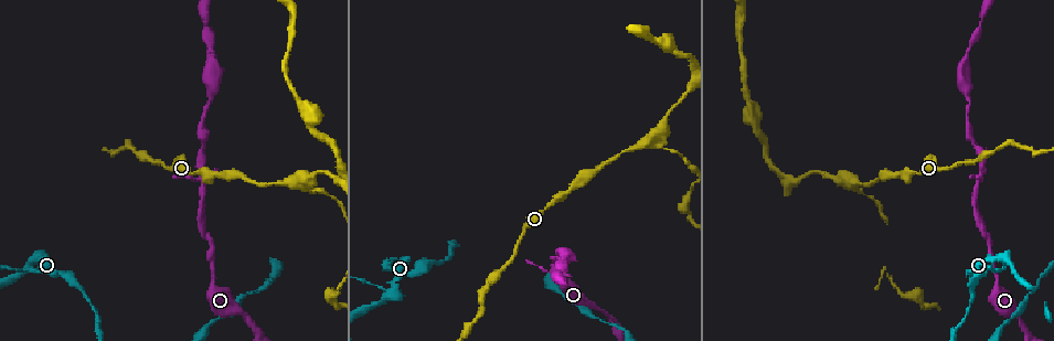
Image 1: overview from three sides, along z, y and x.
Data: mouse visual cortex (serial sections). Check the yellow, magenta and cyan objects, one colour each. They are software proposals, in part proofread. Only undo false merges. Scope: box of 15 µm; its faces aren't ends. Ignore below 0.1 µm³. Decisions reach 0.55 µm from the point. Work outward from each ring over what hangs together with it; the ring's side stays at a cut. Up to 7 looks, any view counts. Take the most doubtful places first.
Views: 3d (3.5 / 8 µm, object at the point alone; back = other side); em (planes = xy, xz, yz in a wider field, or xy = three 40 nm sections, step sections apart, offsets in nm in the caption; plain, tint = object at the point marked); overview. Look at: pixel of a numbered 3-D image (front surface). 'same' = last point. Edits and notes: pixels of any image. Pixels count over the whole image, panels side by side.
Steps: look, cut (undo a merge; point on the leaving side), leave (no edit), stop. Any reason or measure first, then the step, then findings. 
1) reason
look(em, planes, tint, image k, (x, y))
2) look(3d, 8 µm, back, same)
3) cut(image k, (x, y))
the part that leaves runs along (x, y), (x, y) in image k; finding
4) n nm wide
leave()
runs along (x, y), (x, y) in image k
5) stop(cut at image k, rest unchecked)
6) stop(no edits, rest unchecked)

a fork
look(3d, 3.5 µm, image 1, (1001, 260))

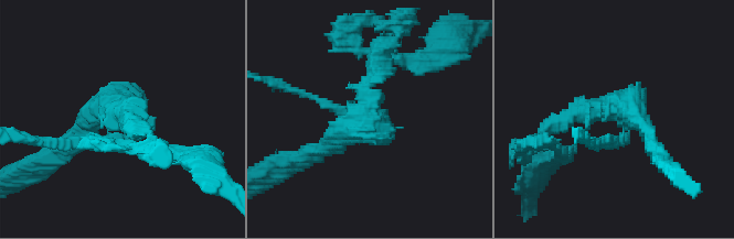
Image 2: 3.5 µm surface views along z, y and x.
shape alone is not enough
look(em, planes, tint, image 2, (358, 121))

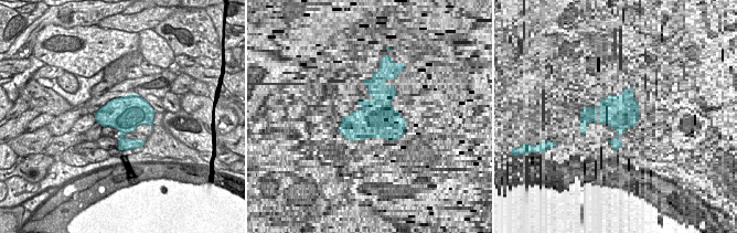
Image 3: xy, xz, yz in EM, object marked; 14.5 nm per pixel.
500 nm wide
leave()
runs along (380, 60), (363, 119), (309, 155) in image 2; one cell here

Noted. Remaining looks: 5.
a narrow waist
look(3d, 8 µm, back, image 1, (980, 173))

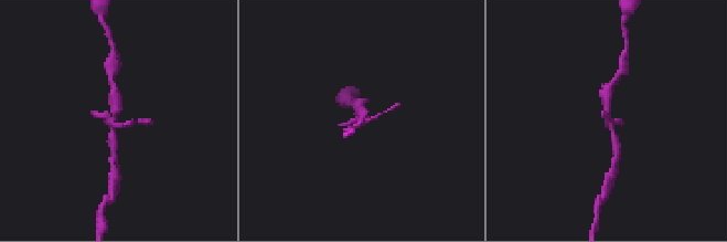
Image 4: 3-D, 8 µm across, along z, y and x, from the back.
look(3d, 3.5 µm, image 4, (609, 118))

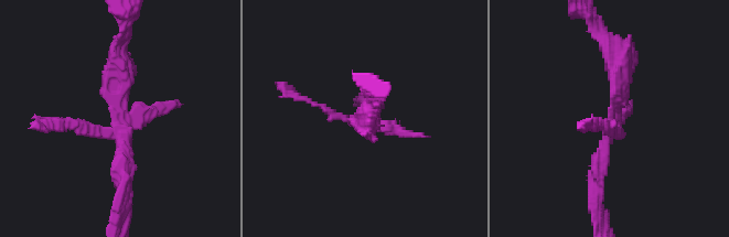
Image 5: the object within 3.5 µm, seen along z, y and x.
look(em, xy, step 2, tint, image 5, (120, 112))

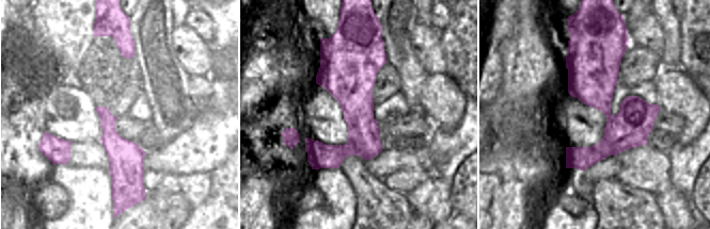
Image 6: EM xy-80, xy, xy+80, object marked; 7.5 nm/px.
leave()
runs along (98, 109), (139, 185) in image 6; one cell here

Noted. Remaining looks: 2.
sudden change in width
look(3d, 3.5 µm, back, image 1, (858, 193))

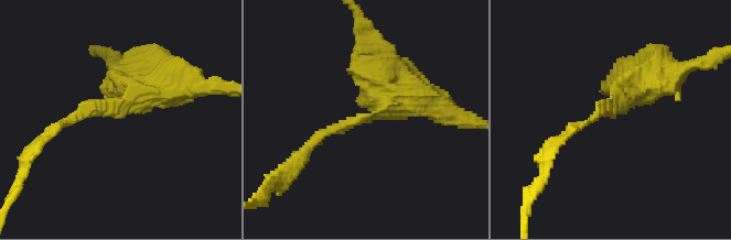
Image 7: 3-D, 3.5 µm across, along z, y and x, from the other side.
arms of 150, 400 nm
look(em, xy, step 2, tint, image 7, (609, 111))

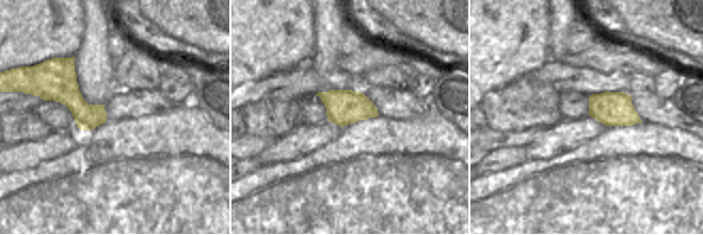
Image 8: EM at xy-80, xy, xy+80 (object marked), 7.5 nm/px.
260 nm wide
leave()
runs along (419, 96), (328, 129), (300, 157) in image 7; one cell here

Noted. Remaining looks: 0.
stop(no edits, rest unchecked)

